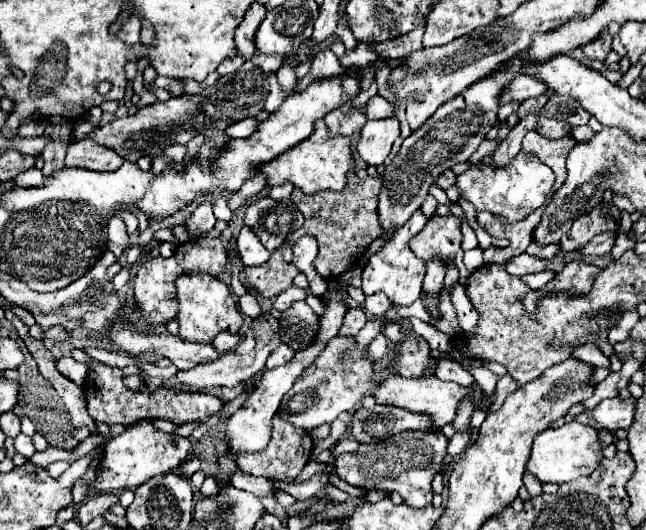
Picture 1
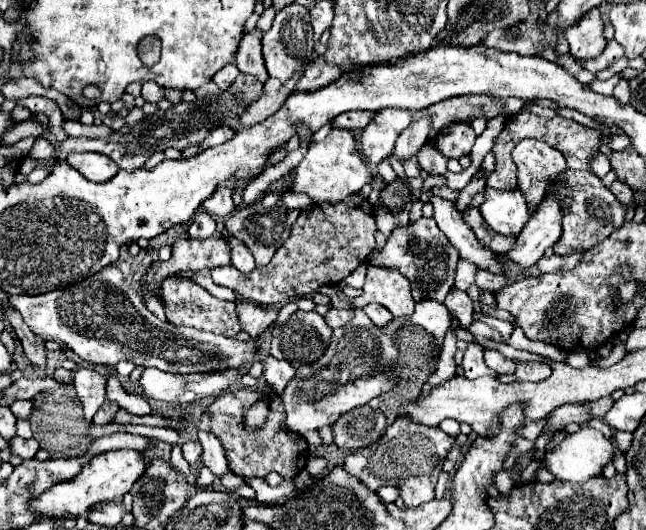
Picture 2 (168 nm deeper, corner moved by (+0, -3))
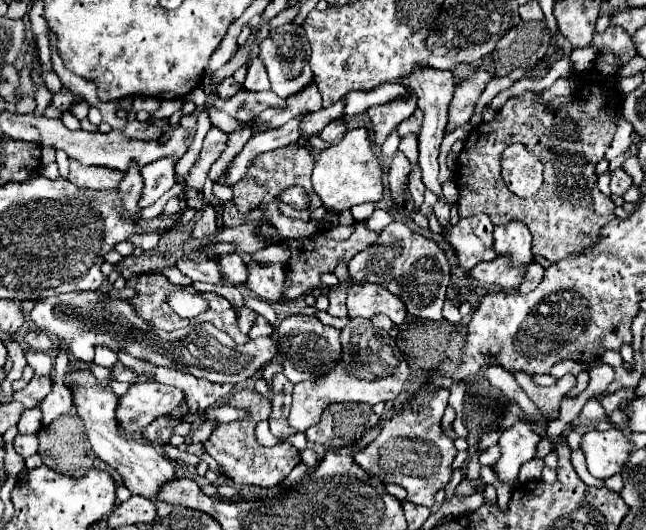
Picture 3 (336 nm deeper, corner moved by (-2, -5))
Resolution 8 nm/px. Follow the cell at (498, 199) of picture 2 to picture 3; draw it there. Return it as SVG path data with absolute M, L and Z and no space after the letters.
M506 223L494 227L494 251L498 255L510 255L512 265L526 265L532 257L532 235L522 223Z

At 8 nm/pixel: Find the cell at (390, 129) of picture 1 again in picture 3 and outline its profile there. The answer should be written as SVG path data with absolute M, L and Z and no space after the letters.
M412 93L408 97L400 97L390 103L384 103L382 107L370 107L368 115L370 115L374 139L378 145L384 143L384 139L390 135L392 129L398 127L398 123L402 123L402 119L408 119L414 113L416 101L418 97Z

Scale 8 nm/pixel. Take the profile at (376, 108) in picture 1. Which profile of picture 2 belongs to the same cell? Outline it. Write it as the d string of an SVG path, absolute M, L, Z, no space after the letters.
M344 113L332 121L332 127L344 127L348 131L362 131L368 127L374 113Z

